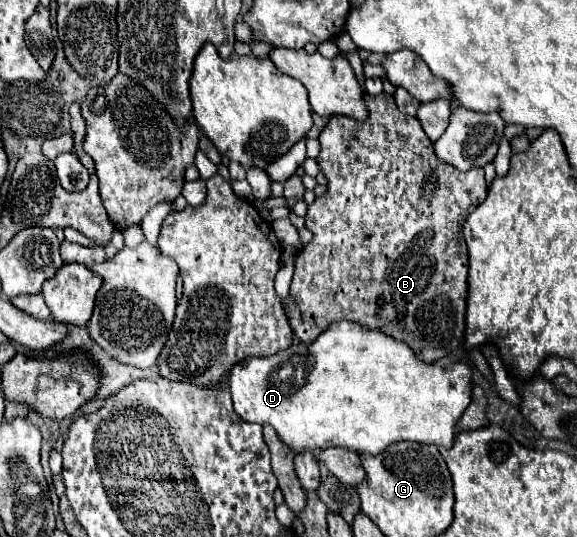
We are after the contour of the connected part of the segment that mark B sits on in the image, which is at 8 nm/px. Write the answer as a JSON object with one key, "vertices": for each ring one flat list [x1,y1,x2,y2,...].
{"vertices":[[381,93,375,97,365,95,365,103,369,107,369,119,367,121,353,121,353,119,347,119,343,115,335,115,329,119,329,123,325,125,325,129,319,135,321,155,317,161,321,165,321,171,329,179,329,183,327,183,327,193,323,197,317,197,309,205,309,211,305,215,307,229,313,231,313,239,305,247,305,251,301,251,295,259,295,275,293,275,293,283,291,283,291,295,289,295,289,299,283,301,285,313,287,313,287,319,289,319,293,333,303,343,315,341,317,335,323,333,331,323,341,321,341,319,349,319,349,321,357,321,357,323,371,327,371,329,381,329,383,333,387,333,399,341,409,343,411,349,415,349,415,353,423,361,433,363,433,361,439,361,441,357,449,355,451,351,461,349,465,343,469,259,467,259,467,247,465,247,465,239,461,233,461,225,463,225,465,217,479,203,483,203,483,199,487,197,485,173,483,173,483,169,471,169,471,171,463,173,463,171,455,171,455,167,451,167,447,163,439,163,439,159,435,159,433,143,431,143,431,139,427,139,419,119,411,117,411,115,403,115,395,105,393,95,387,95,387,93]]}

